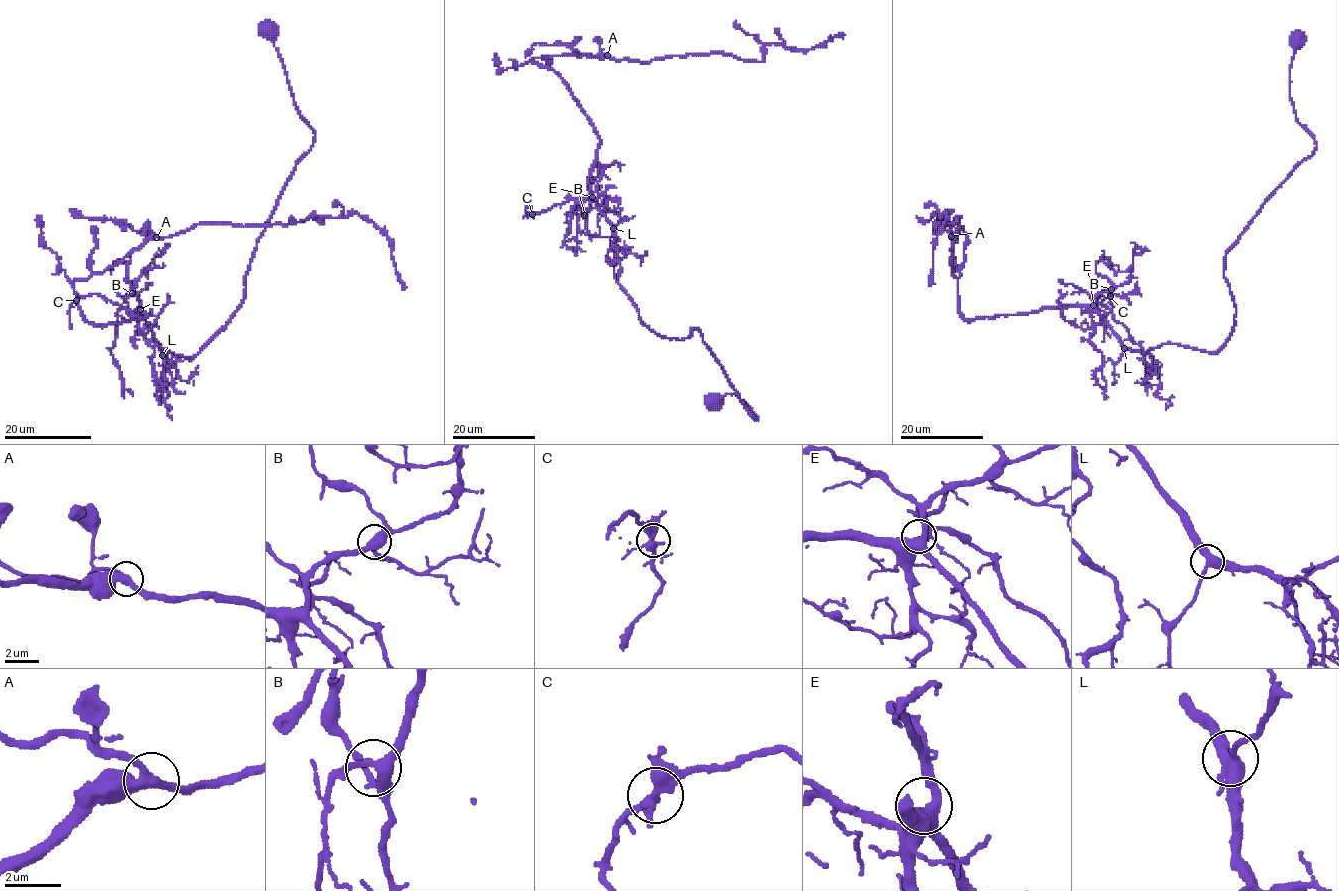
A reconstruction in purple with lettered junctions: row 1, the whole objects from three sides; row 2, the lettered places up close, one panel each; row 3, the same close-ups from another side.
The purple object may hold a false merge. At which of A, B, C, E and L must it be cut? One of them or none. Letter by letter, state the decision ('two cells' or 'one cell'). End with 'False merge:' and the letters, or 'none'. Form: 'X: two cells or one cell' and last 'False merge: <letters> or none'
A: one cell
B: one cell
C: one cell
E: one cell
L: one cell
False merge: none

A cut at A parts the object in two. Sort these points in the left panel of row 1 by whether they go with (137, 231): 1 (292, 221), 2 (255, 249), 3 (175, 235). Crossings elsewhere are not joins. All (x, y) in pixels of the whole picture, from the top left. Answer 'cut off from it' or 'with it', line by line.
1: with it
2: cut off from it
3: with it

